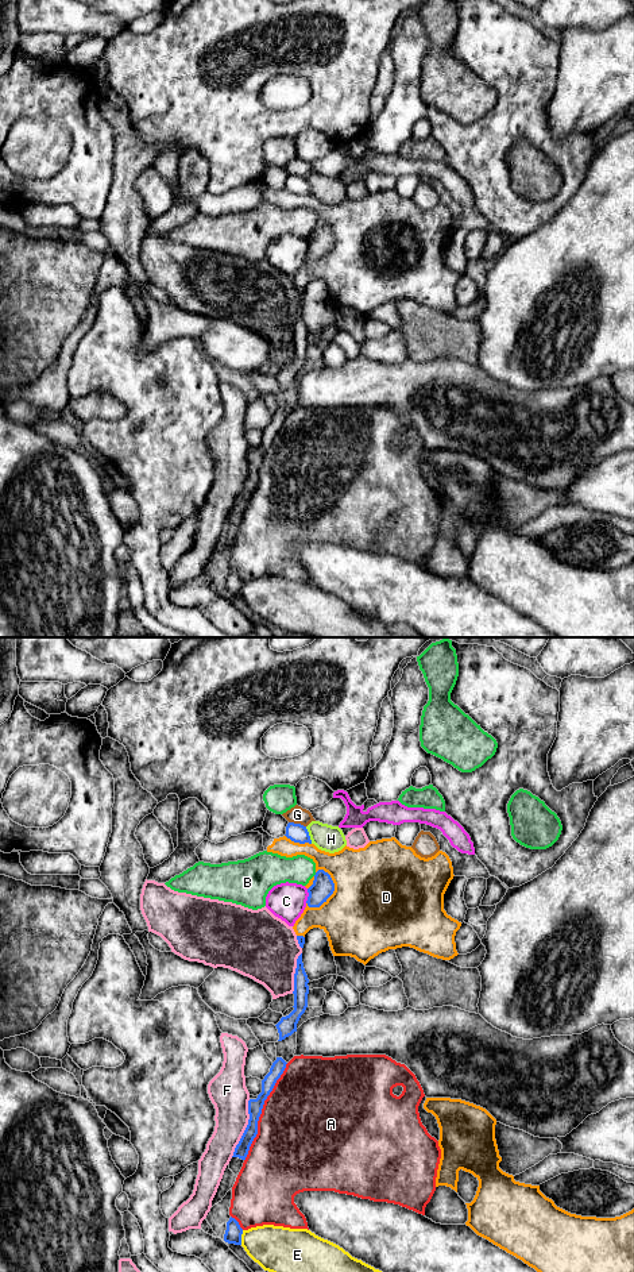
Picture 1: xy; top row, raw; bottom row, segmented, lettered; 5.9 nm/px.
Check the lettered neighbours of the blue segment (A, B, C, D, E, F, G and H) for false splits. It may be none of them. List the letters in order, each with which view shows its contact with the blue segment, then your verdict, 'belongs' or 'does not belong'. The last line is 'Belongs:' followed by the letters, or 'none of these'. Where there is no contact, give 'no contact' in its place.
A: contact in xy; does not belong
B: contact in xy; does not belong
C: contact in xy; does not belong
D: contact in xy; does not belong
E: contact in xy; does not belong
F: contact in xy; does not belong
G: contact in xy; does not belong
H: contact in xy; does not belong
Belongs: none of these

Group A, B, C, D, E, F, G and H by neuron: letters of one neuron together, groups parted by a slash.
A / B H / C / D / E / F / G

